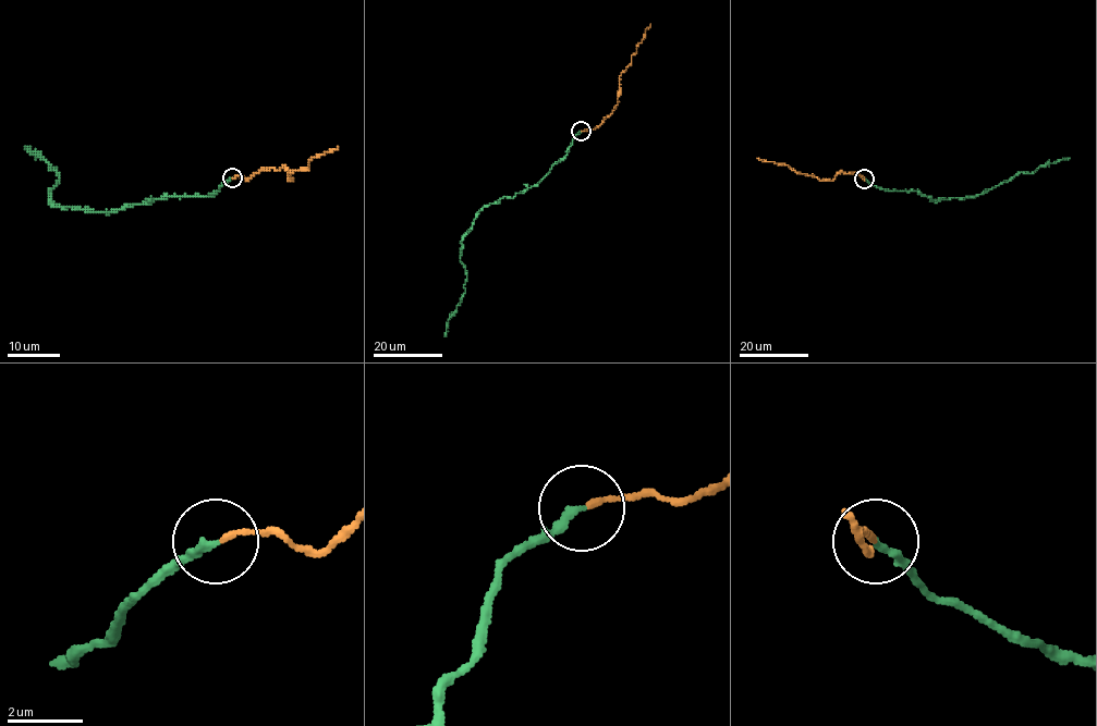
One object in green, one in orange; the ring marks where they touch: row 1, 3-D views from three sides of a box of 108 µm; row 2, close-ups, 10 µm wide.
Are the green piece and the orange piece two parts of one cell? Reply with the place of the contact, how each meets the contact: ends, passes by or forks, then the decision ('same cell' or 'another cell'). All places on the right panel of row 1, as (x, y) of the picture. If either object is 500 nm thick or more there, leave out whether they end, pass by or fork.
(864, 179) | green ends | orange ends | another cell

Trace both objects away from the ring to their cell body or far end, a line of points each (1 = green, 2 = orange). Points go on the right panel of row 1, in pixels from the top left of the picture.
1: (864, 179), (881, 189), (918, 192), (931, 200), (975, 197), (1019, 173), (1032, 173), (1070, 158)
2: (864, 179), (841, 171), (832, 180), (818, 180), (785, 164), (756, 158)

